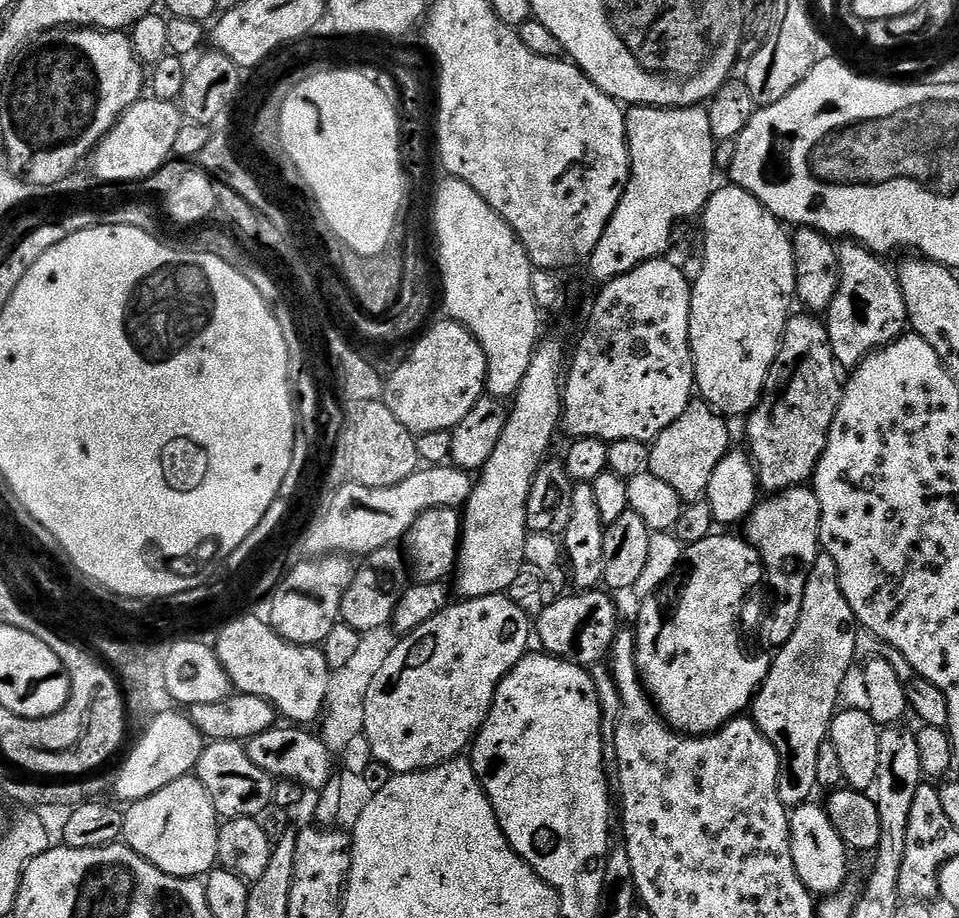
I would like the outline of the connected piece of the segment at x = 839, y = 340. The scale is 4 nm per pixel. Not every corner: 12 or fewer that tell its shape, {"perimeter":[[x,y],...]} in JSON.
{"perimeter":[[855,242],[836,253],[826,313],[837,365],[851,370],[905,335],[897,273]]}

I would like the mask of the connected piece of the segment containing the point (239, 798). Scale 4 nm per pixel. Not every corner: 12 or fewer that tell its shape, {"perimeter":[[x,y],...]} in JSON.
{"perimeter":[[241,741],[205,743],[194,775],[217,817],[255,818],[273,777]]}

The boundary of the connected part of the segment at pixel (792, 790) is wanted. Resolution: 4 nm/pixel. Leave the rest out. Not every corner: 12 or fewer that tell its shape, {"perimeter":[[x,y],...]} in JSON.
{"perimeter":[[834,558],[808,571],[798,626],[750,718],[785,806],[817,791],[818,750],[857,663]]}

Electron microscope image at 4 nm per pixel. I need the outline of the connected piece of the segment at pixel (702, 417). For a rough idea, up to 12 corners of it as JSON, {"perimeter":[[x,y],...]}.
{"perimeter":[[693,402],[651,441],[648,471],[685,504],[708,495],[729,421]]}

